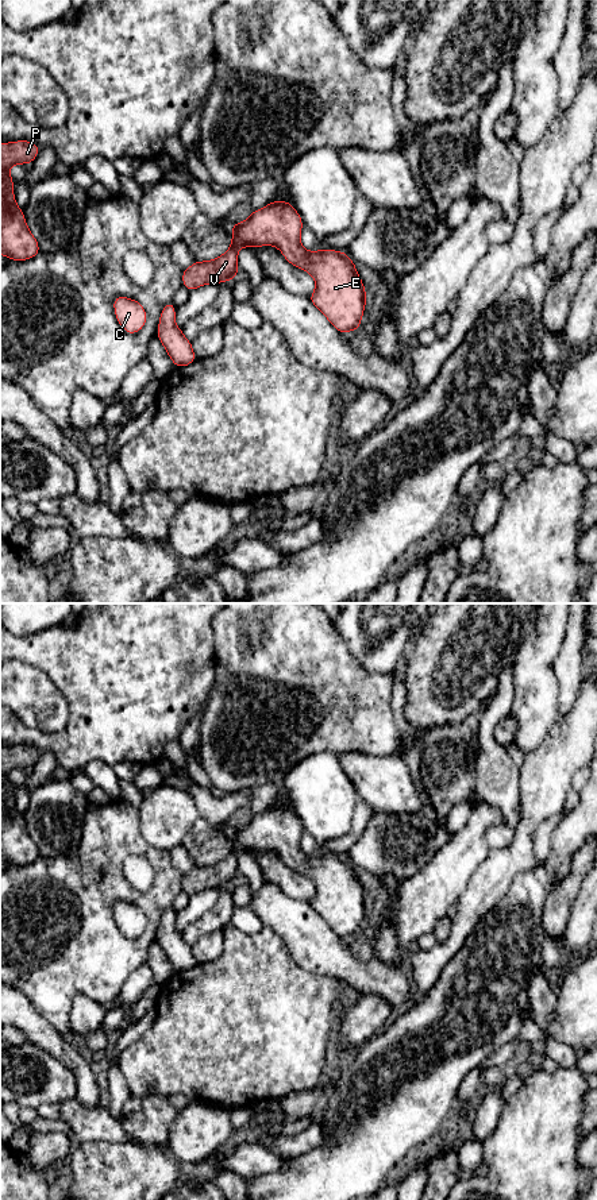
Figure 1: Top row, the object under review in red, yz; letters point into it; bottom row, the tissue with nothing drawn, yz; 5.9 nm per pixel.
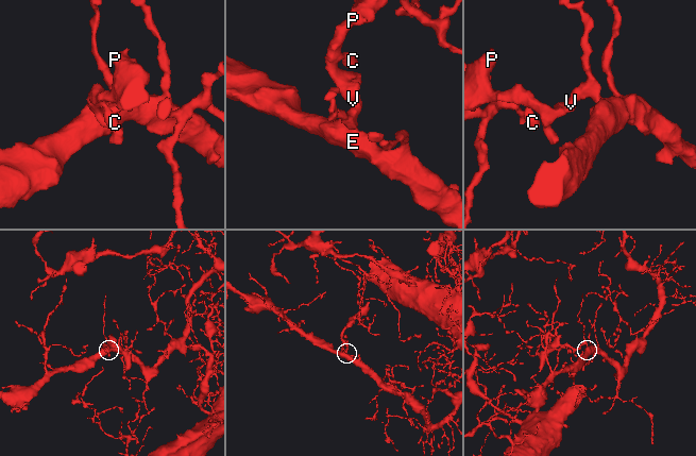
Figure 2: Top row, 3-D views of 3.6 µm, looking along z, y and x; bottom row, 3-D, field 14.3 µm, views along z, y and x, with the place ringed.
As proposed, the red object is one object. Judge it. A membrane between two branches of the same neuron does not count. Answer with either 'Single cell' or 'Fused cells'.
Single cell

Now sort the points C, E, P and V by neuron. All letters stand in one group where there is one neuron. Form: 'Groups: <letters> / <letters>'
Groups: C E P V

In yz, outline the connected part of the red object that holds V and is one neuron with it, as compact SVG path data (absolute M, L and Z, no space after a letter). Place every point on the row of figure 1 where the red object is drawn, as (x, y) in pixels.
M271 201L259 211L251 211L250 217L242 223L232 223L231 247L213 261L196 261L192 266L182 270L182 286L189 292L207 285L222 283L239 275L238 251L240 247L277 247L284 258L294 267L308 271L315 282L315 292L308 300L327 317L335 329L344 335L347 331L359 331L361 319L366 308L366 290L355 269L355 263L344 251L319 250L307 251L300 242L304 223L296 208L288 201Z

